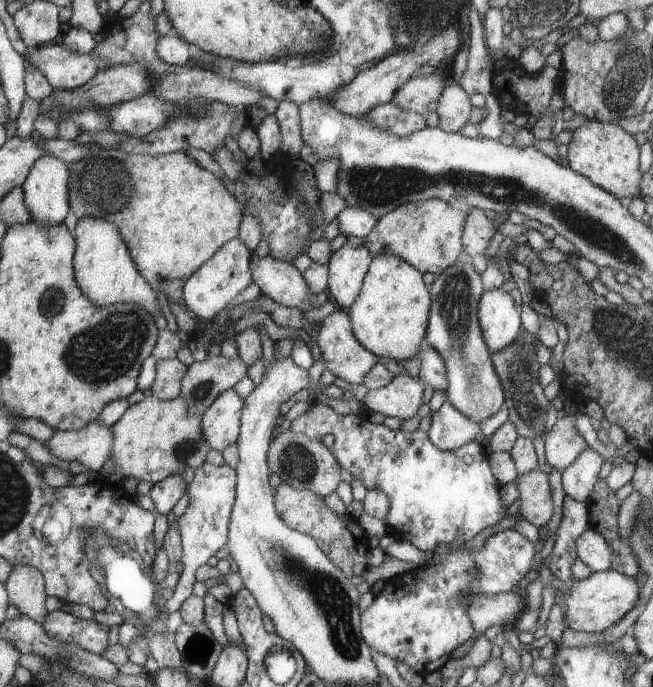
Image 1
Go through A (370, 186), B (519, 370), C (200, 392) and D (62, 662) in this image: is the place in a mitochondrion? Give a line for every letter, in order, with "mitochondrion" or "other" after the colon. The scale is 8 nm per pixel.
A: mitochondrion
B: mitochondrion
C: mitochondrion
D: other

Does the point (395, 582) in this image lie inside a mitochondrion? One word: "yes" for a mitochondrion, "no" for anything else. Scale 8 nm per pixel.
no

